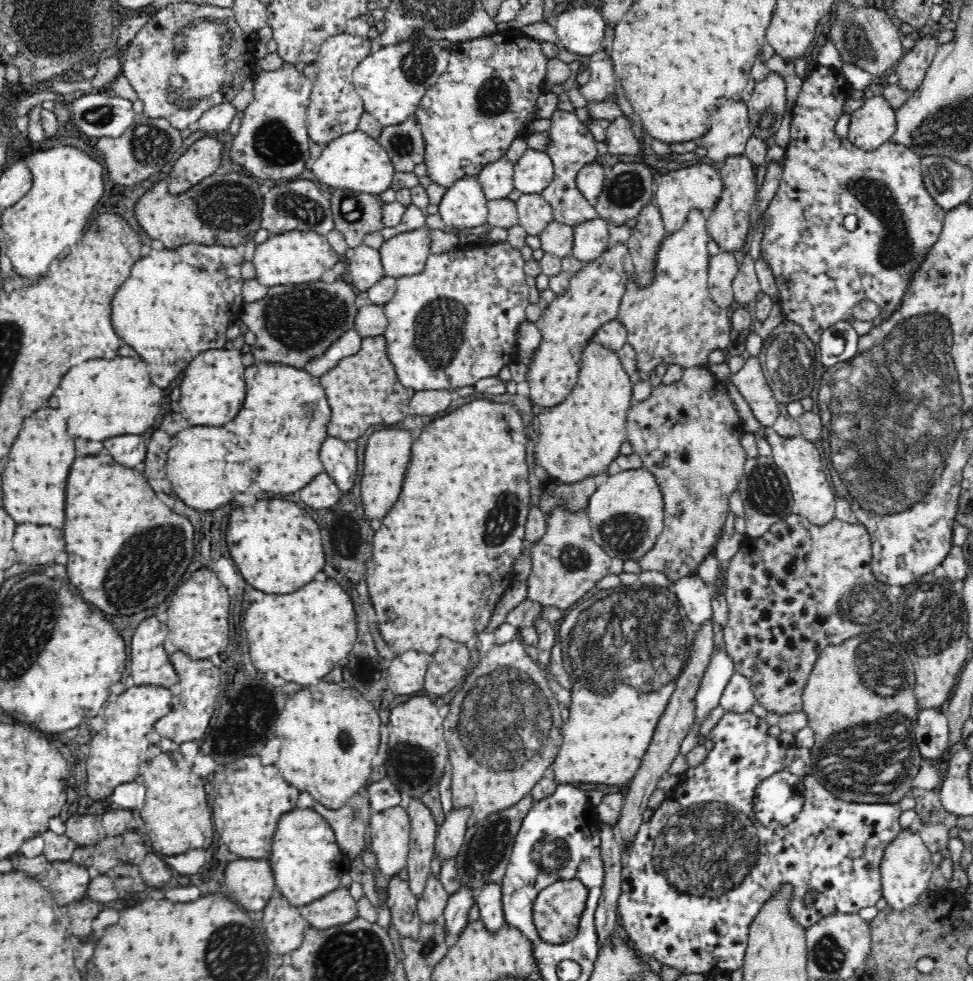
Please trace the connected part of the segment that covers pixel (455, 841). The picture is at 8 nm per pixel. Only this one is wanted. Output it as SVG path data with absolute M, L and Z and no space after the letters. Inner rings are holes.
M469 807L453 808L446 814L435 838L435 850L441 861L459 853L469 827L471 811Z

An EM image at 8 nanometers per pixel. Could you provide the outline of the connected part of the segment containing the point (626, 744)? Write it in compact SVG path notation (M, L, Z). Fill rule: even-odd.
M642 582L633 586L593 589L560 620L558 643L562 647L564 669L570 675L572 688L569 719L562 726L562 746L551 764L558 784L592 782L620 790L634 778L676 688L677 678L690 658L694 627L671 591L646 586Z

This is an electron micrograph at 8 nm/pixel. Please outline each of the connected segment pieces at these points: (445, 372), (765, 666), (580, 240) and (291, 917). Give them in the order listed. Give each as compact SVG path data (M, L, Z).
M498 240L476 244L475 246L461 246L461 249L442 254L428 255L424 270L418 274L401 276L396 278L396 290L388 302L382 305L382 309L388 319L388 327L384 330L386 339L386 357L394 365L394 373L398 382L404 388L412 389L414 392L423 390L446 390L451 393L463 386L475 386L481 378L498 377L498 373L504 366L517 357L517 333L521 322L526 320L526 307L530 304L528 299L529 287L526 283L524 268L525 260L522 259L520 249L514 248L507 240Z
M789 514L778 520L769 532L766 532L759 538L745 537L739 548L738 555L735 555L729 563L726 572L726 582L728 590L725 598L727 601L727 623L723 628L723 640L725 641L725 651L734 659L735 671L746 676L753 684L753 693L755 699L771 711L780 714L788 714L788 712L802 711L802 688L806 686L806 678L810 676L810 672L818 659L822 648L830 646L830 644L842 644L844 640L852 638L864 631L878 630L886 628L896 620L897 614L900 612L900 605L903 600L902 588L887 586L876 580L871 570L871 559L873 553L871 550L871 539L869 533L864 526L859 523L848 523L840 519L832 519L829 524L819 526L811 524L807 518L797 514Z
M602 218L576 224L571 254L582 262L593 261L606 250L608 236L608 222Z
M274 896L268 899L261 912L264 912L262 926L275 952L288 954L300 948L309 924L301 912L298 912L297 907L290 904L284 896Z

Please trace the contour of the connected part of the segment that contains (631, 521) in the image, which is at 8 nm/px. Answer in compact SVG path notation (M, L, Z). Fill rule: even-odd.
M642 467L603 477L584 509L590 519L594 543L611 558L637 562L654 548L663 532L664 507L663 494L656 477Z

